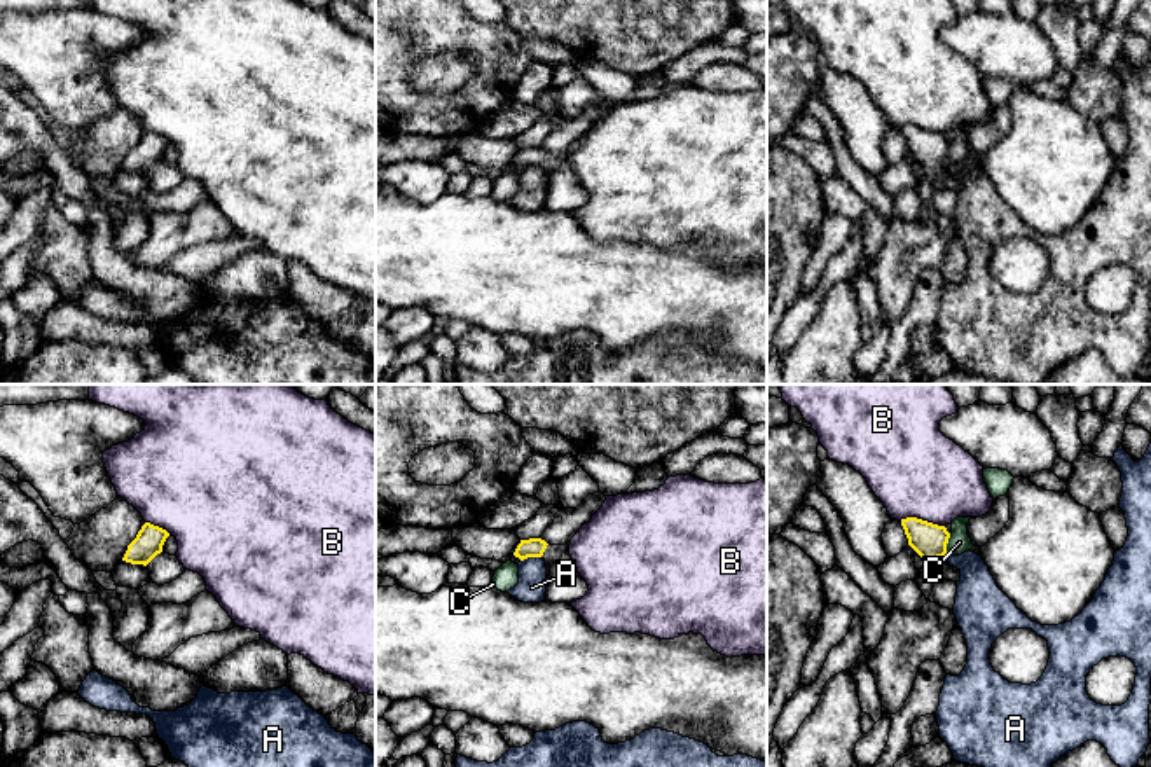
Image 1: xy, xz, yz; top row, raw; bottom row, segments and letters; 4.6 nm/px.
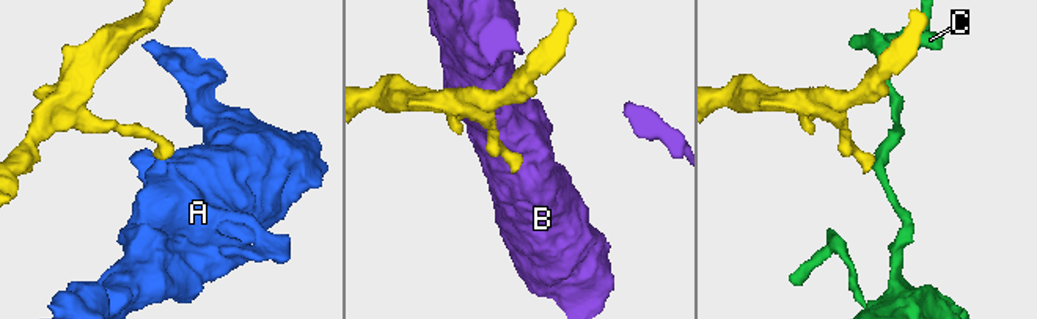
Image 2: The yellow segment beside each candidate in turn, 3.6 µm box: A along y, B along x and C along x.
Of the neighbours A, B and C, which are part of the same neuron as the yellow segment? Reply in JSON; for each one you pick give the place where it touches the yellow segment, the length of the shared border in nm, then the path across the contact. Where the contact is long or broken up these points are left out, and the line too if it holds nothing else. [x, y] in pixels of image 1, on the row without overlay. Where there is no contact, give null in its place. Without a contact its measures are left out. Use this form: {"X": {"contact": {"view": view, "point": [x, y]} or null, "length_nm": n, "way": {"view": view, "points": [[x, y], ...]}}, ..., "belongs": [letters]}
{"belongs": []}

